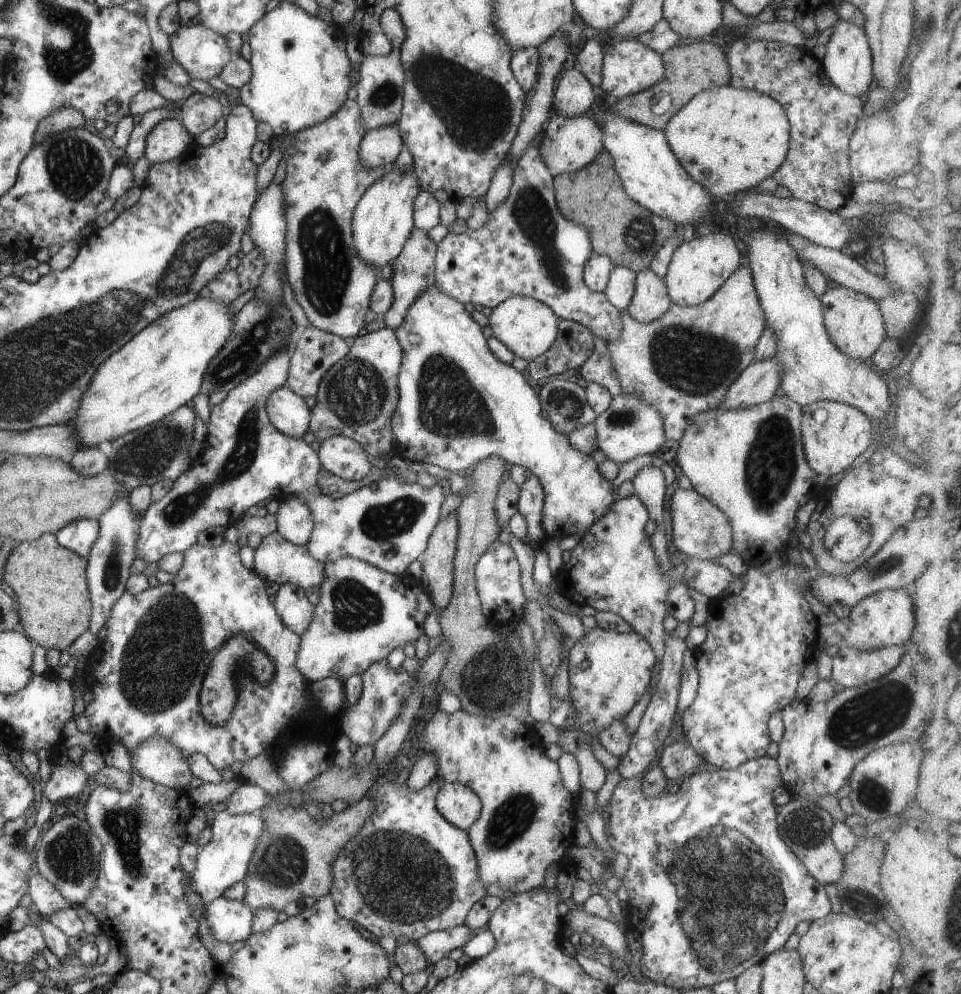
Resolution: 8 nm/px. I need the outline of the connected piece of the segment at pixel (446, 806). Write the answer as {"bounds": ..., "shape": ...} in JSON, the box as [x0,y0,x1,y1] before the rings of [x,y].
{"bounds":[436,783,482,831],"shape":[[[444,783],[438,791],[436,806],[450,824],[468,831],[478,820],[482,803],[478,795],[460,783]]]}

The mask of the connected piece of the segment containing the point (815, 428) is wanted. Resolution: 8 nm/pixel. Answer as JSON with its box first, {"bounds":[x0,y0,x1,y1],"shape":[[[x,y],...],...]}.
{"bounds":[801,400,872,476],"shape":[[[820,400],[801,407],[801,439],[806,460],[818,474],[836,476],[844,472],[872,444],[871,418],[848,404]]]}

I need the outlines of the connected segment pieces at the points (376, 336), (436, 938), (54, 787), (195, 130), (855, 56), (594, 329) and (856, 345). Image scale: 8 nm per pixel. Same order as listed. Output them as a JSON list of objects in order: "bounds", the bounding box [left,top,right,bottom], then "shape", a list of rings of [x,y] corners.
[{"bounds":[310,327,403,458],"shape":[[[384,327],[374,332],[363,332],[350,341],[350,352],[335,362],[322,377],[316,394],[316,404],[311,409],[310,430],[315,440],[324,442],[332,436],[351,438],[362,445],[365,452],[373,458],[383,458],[394,452],[394,438],[390,421],[399,401],[398,375],[402,362],[403,350],[395,330]]]},{"bounds":[416,925,473,965],"shape":[[[458,925],[448,930],[432,931],[422,936],[416,941],[416,944],[422,948],[424,956],[430,958],[430,963],[435,965],[443,958],[449,956],[452,950],[462,948],[470,938],[473,931],[464,925]]]},{"bounds":[42,761,88,805],"shape":[[[72,761],[66,762],[64,766],[53,766],[52,770],[51,777],[42,790],[42,796],[54,805],[78,797],[88,782],[88,774]]]},{"bounds":[180,92,224,137],"shape":[[[194,92],[181,105],[180,120],[193,137],[214,126],[224,114],[220,101],[204,93]]]},{"bounds":[821,18,874,96],"shape":[[[837,18],[837,23],[831,28],[832,34],[825,42],[826,53],[821,60],[824,74],[839,88],[844,94],[850,96],[862,95],[874,86],[873,76],[873,54],[866,36],[865,27],[860,28],[850,22]]]},{"bounds":[435,131,622,340],"shape":[[[543,131],[538,132],[524,150],[518,166],[513,170],[508,198],[492,212],[480,230],[468,229],[463,234],[452,231],[437,244],[435,256],[435,284],[446,296],[458,302],[471,302],[474,306],[497,307],[511,296],[535,298],[550,308],[561,319],[583,324],[593,335],[602,340],[616,340],[622,332],[622,311],[610,304],[605,292],[592,292],[583,279],[586,261],[593,255],[588,231],[582,224],[565,219],[557,204],[554,179],[542,160],[539,146]]]},{"bounds":[819,286,886,362],"shape":[[[842,286],[827,290],[819,299],[826,330],[840,352],[865,362],[872,358],[878,346],[886,339],[886,328],[879,304],[867,294]]]}]

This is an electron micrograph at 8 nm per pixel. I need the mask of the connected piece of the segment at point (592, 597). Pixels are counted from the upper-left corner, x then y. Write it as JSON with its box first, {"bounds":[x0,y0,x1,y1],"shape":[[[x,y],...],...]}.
{"bounds":[557,496,676,658],"shape":[[[638,496],[619,498],[602,518],[591,525],[575,549],[571,550],[570,560],[561,566],[557,578],[559,591],[565,597],[576,604],[592,606],[597,611],[614,612],[622,616],[634,631],[648,640],[655,656],[660,658],[664,654],[664,640],[666,640],[666,631],[662,625],[668,615],[666,598],[676,581],[672,575],[664,574],[662,568],[658,566],[654,548],[651,547],[651,537],[644,531],[649,519],[649,512]]]}

